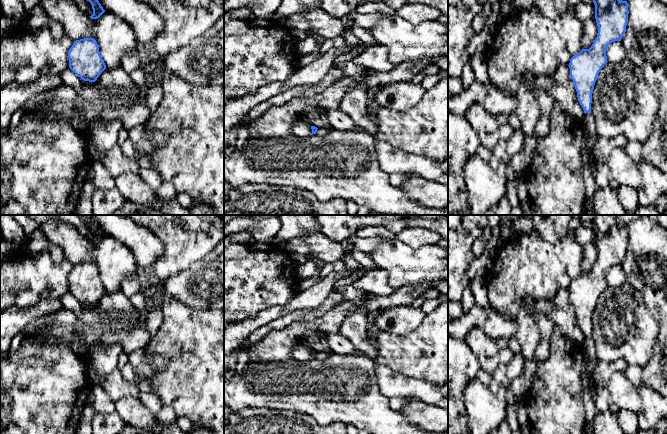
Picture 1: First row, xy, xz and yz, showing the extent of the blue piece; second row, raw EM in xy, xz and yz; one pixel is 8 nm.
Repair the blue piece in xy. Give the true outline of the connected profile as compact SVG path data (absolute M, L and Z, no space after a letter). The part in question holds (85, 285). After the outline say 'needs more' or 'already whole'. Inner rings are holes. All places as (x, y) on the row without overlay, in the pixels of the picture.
M84 262L74 265L68 275L69 292L82 304L95 306L106 293L95 263Z | already whole

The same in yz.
M596 215L593 222L597 261L589 273L582 273L570 283L570 301L584 337L591 336L592 317L598 298L608 286L606 274L614 265L621 265L626 256L628 227L620 225L617 215Z | already whole

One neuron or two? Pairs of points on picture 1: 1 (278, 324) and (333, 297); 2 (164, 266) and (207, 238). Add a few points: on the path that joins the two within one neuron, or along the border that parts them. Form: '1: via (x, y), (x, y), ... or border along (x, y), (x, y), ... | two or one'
1: via (292, 316), (312, 314), (319, 311) | one
2: via (175, 257), (196, 238) | one

